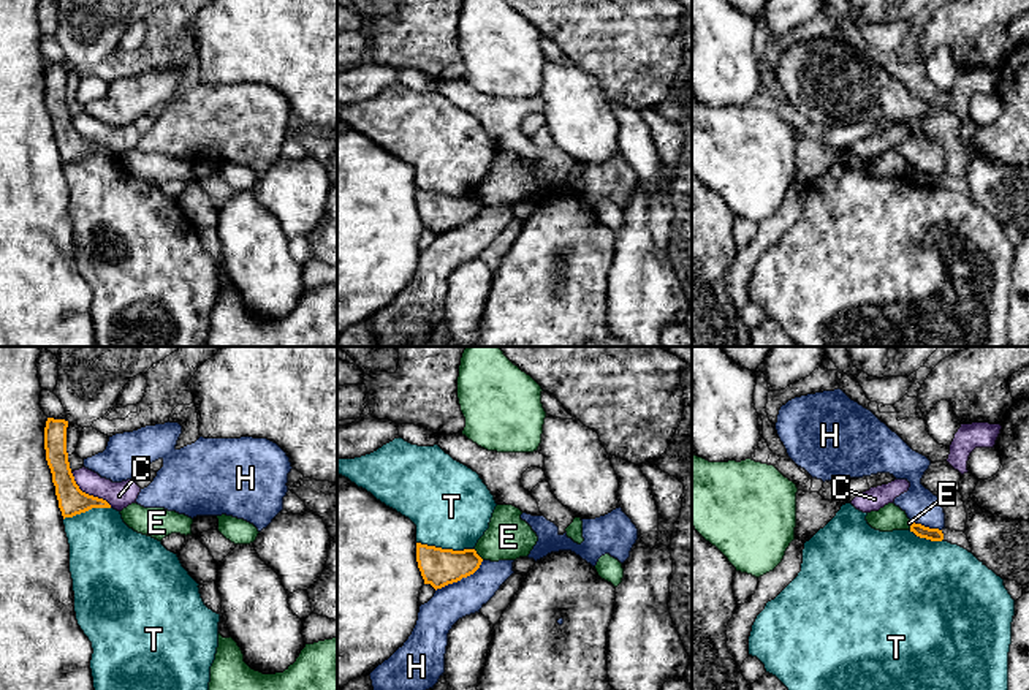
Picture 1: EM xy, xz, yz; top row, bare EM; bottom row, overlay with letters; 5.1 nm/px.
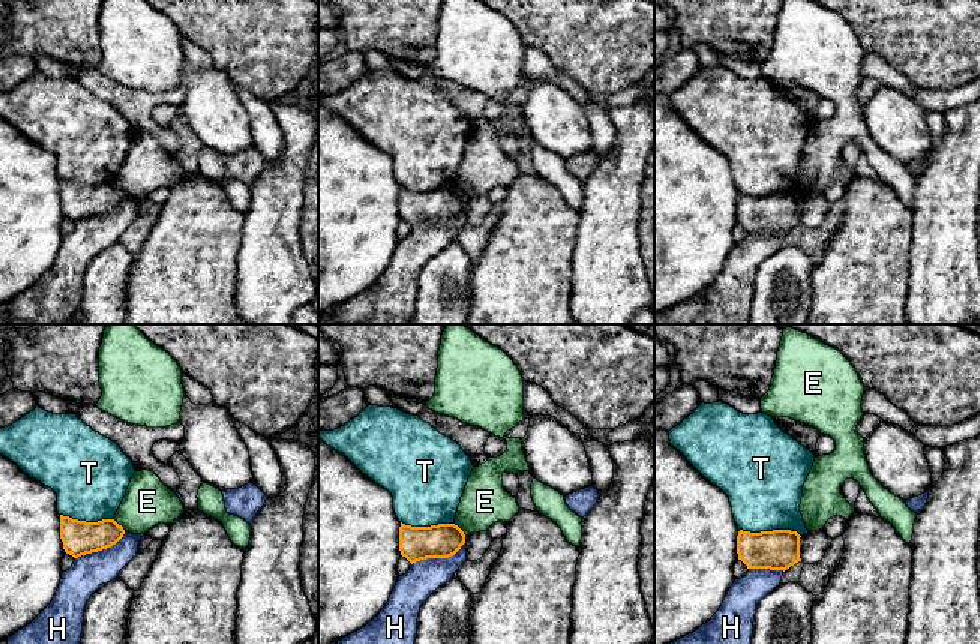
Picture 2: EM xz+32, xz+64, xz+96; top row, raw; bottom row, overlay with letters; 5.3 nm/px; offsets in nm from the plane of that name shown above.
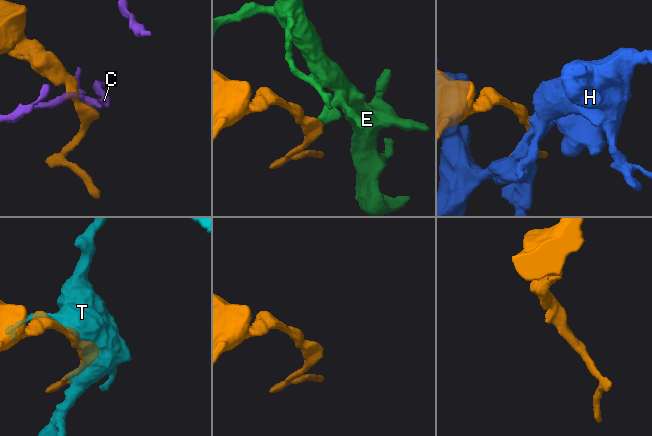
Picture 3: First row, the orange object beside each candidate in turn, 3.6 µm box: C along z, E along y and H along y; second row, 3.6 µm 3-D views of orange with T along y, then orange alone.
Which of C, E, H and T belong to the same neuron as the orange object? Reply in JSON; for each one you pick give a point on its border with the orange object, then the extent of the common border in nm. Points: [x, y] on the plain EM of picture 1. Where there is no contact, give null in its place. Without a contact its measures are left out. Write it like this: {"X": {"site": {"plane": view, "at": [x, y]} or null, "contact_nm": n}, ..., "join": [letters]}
{"join": []}

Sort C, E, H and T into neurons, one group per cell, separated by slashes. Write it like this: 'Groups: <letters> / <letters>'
Groups: C / E / H / T

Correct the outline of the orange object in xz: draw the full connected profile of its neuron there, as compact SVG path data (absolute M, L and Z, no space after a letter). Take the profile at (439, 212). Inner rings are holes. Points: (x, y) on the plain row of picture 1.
M416 188L416 207L424 229L437 236L473 220L483 204L475 195L453 196Z

